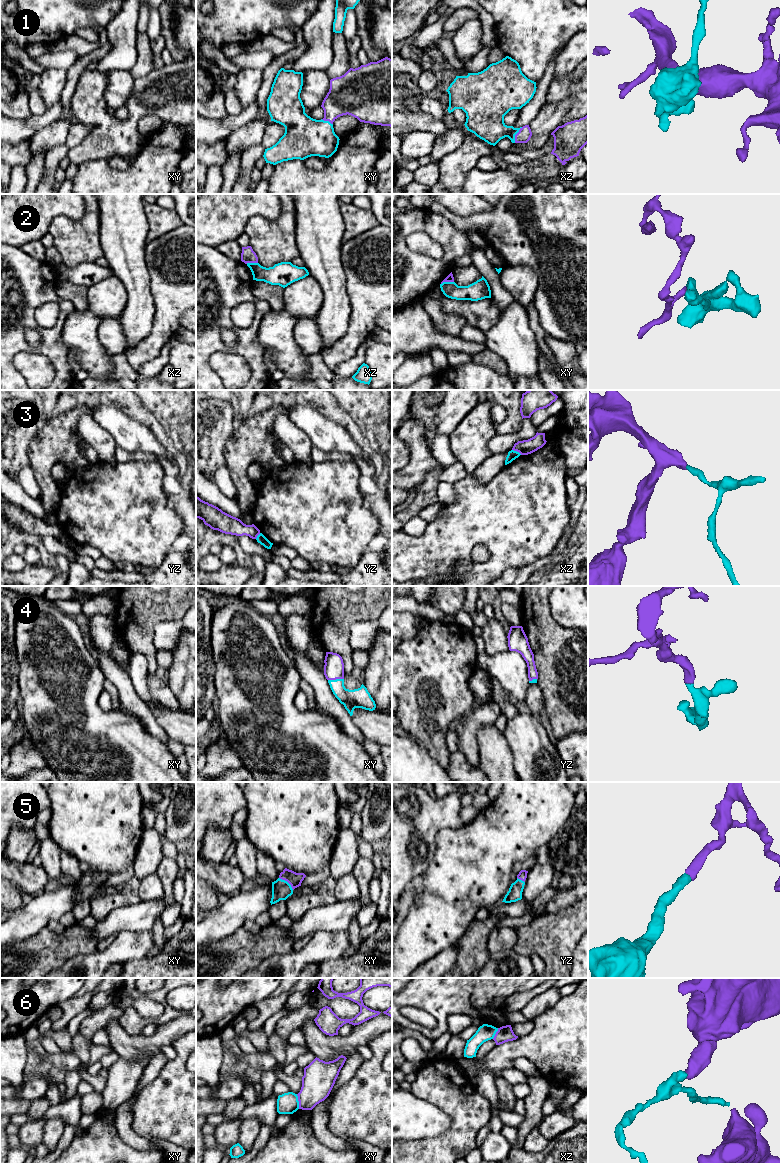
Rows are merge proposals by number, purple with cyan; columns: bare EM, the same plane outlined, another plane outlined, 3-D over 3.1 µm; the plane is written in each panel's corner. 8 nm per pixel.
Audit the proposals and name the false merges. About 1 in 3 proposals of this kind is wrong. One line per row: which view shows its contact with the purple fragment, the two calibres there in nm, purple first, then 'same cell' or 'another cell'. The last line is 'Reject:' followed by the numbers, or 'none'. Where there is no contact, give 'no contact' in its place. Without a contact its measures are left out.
1: contact in xz; calibres 110 and 280 nm; same cell
2: contact in xy; calibres 60 and 150 nm; another cell
3: contact in xz; calibres 120 and 80 nm; another cell
4: contact in xy; calibres 160 and 160 nm; same cell
5: contact in xy; calibres 110 and 160 nm; same cell
6: contact in xy; calibres 260 and 170 nm; another cell
Reject: 2, 3, 6

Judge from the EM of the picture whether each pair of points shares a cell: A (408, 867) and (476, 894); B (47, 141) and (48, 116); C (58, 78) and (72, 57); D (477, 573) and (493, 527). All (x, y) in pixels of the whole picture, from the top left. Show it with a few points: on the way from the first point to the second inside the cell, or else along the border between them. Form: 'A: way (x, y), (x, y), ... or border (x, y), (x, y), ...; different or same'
A: border (429, 863), (422, 874); different
B: border (59, 117), (38, 129), (29, 139); different
C: border (45, 68), (62, 68), (66, 70); different
D: way (489, 565), (495, 559), (495, 539); same

